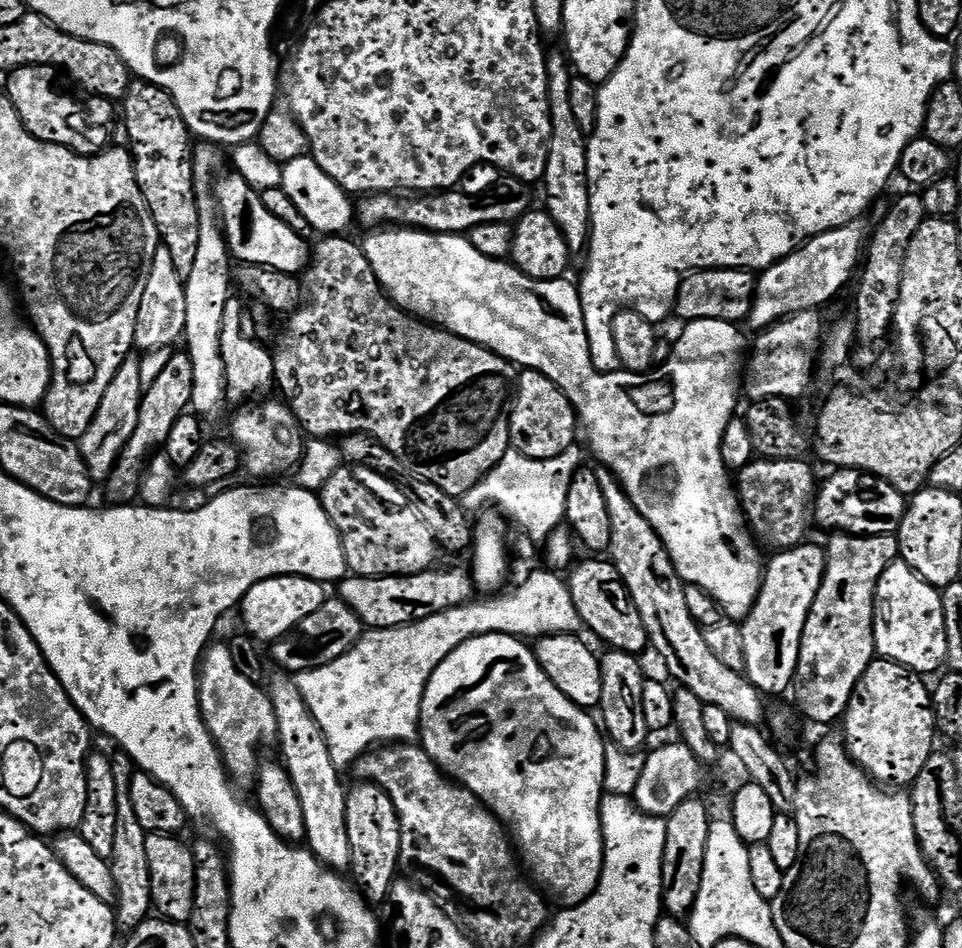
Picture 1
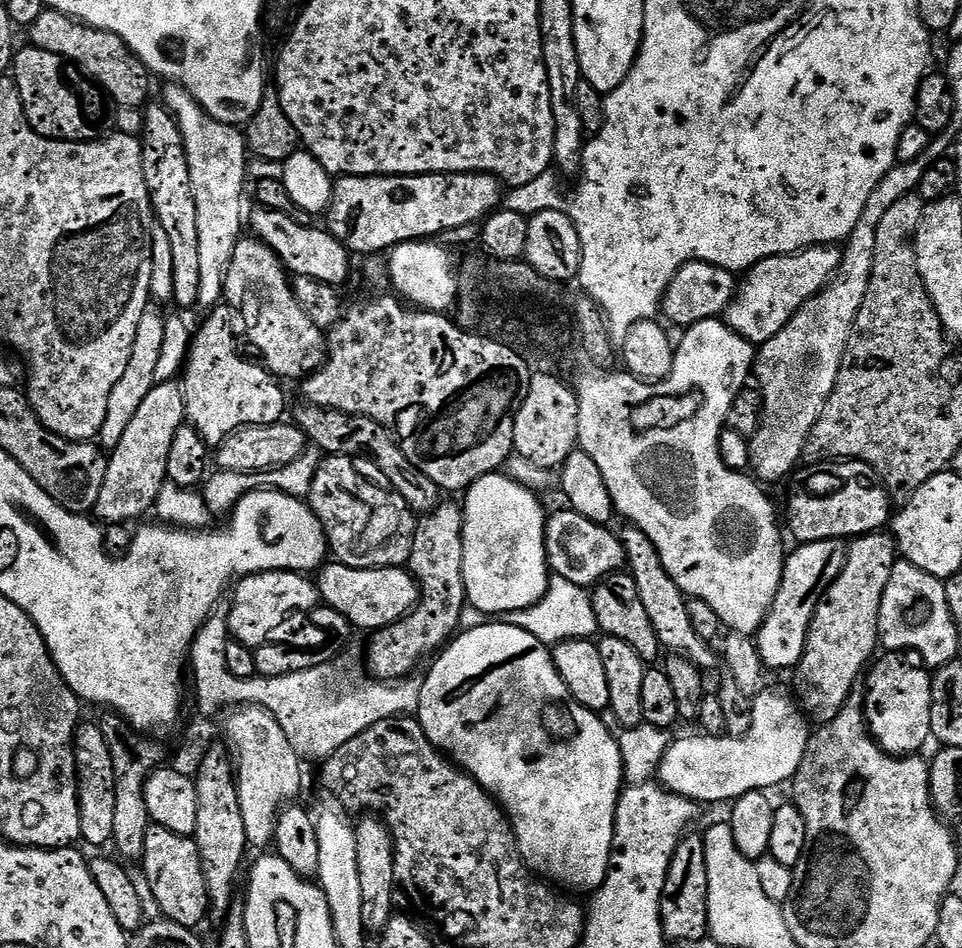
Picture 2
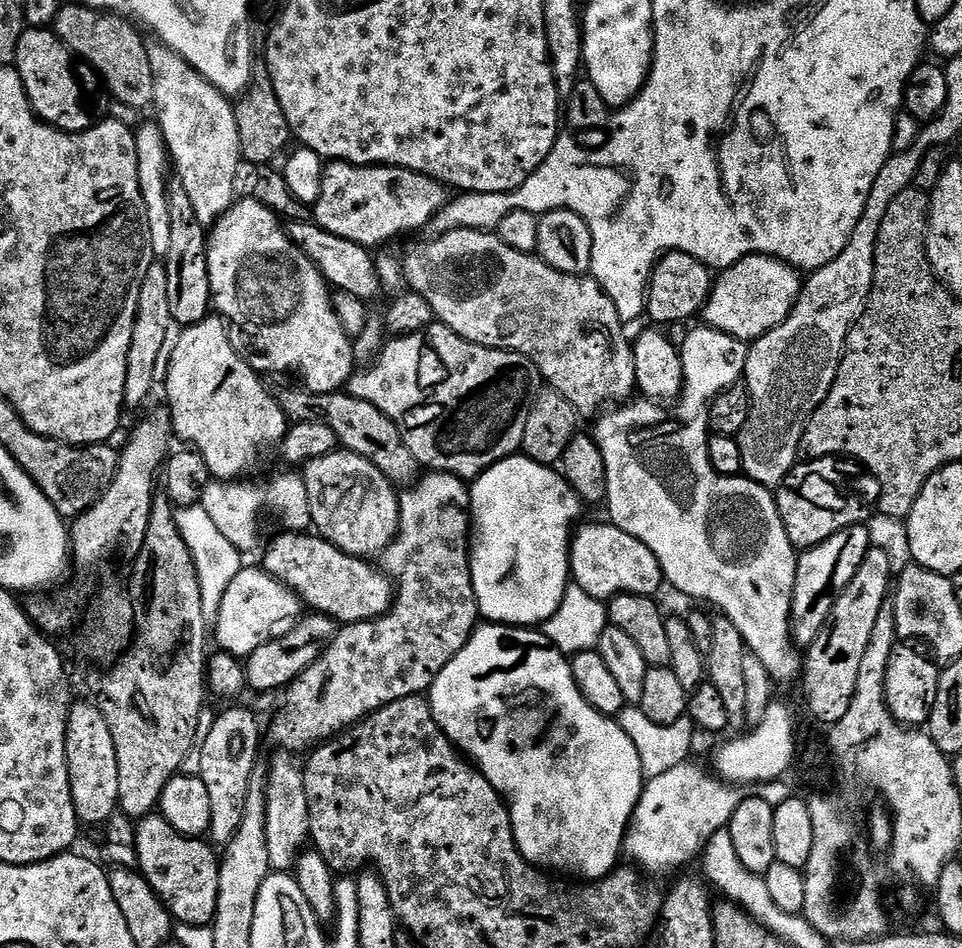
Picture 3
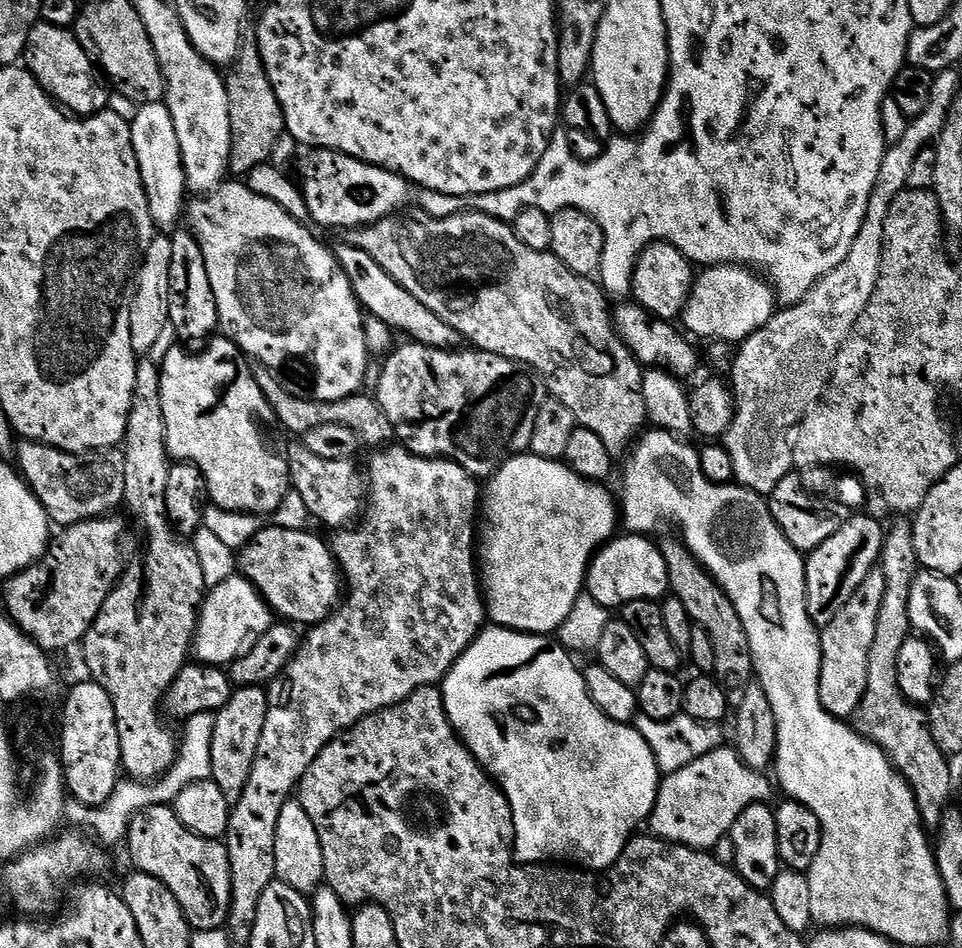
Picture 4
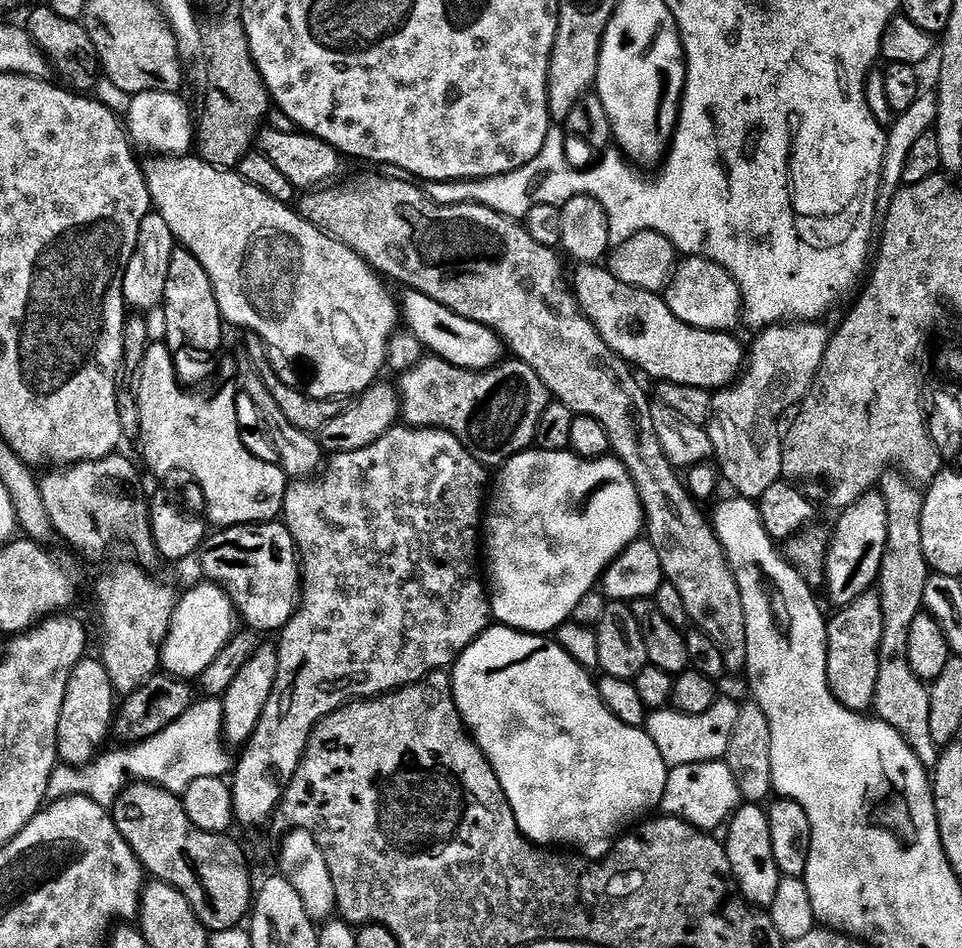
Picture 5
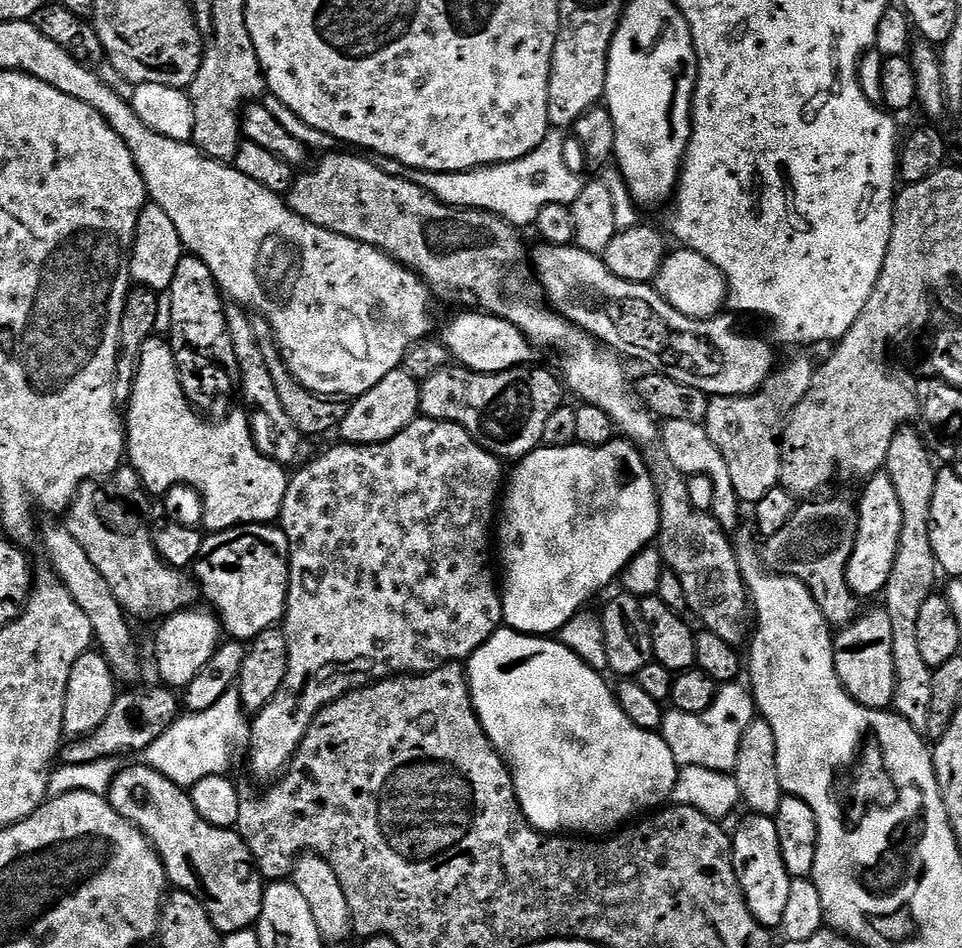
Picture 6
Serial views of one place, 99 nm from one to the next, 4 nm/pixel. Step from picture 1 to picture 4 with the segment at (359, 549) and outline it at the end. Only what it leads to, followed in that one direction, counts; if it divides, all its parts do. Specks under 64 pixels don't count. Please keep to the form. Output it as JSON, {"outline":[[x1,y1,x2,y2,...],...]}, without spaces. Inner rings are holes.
{"outline":[[286,452,291,487,302,496,313,517,329,516,328,524,332,530,351,525,361,515,366,504,366,480,361,469,359,472,352,460,318,458,318,454,308,456,309,452,304,452,304,456]]}

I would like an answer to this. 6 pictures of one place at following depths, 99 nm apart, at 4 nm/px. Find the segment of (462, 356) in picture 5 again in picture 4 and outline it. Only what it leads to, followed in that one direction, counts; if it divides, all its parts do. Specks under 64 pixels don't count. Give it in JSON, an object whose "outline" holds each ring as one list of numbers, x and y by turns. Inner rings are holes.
{"outline":[[341,242,340,245,335,245,334,251,336,261,346,274,346,278,356,294,356,299,360,302,361,309,367,315,376,316,397,333,405,332,408,335,405,337,411,338,415,343,449,350,461,347,462,338,458,334,458,330,454,330,454,326,442,322,442,318,438,318,438,314,426,310,426,306,422,306,422,302,418,302,418,298,414,298,414,294,410,294,405,288,398,286,398,282,394,282,394,278,390,278,390,274,386,274,386,270,382,270,382,266,378,266,378,262,374,262,374,258,370,258,370,254,366,254,366,250,355,248,353,244,347,242]]}

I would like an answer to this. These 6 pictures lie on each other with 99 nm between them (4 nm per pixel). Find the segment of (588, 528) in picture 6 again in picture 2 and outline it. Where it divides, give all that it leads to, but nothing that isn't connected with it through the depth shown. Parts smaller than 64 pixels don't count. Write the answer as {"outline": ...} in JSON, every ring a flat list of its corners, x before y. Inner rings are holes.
{"outline":[[503,471,478,478,463,493,462,507,462,574,467,603,484,612,485,617,500,618,505,614,524,611,546,594,550,579,545,528,548,516,540,505,541,497]]}

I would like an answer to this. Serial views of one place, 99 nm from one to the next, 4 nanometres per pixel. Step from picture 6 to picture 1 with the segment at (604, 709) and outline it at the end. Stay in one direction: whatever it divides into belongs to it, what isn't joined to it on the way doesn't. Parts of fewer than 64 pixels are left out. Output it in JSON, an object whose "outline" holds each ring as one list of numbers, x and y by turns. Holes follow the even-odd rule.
{"outline":[[490,633,485,636,472,637,454,649,434,670,429,684,426,686,425,696,422,698,421,704,418,740,424,749,424,753,435,762,449,780,459,784,461,788,473,792,495,814,497,820,510,833,523,863,525,865,528,863,532,867,532,872,536,875,537,880,535,880,535,883,549,897,557,896,562,902,561,905,564,906,581,904,586,898,590,898,590,894,596,889,600,881,602,862,604,861,600,801,606,795,604,786,604,775,606,774,604,745,606,740,598,727,597,721,595,724,588,716,591,715,585,709,578,707,574,702,570,702,570,698,566,698,566,694,562,694,562,690,558,690,558,686,554,686,554,682,550,682,550,678,538,662,535,651,521,637,507,636,504,633]]}

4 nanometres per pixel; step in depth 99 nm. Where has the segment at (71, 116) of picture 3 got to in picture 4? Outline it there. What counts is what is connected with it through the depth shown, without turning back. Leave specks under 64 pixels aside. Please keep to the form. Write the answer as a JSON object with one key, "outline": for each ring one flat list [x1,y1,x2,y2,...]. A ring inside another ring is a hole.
{"outline":[[38,22,30,30,23,59,32,77,61,108,79,117,92,115,97,107,96,76,92,73,94,60,89,49,83,48,78,42,72,28]]}

